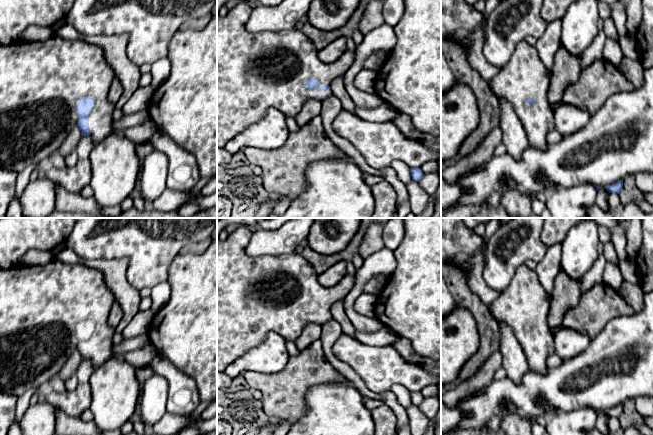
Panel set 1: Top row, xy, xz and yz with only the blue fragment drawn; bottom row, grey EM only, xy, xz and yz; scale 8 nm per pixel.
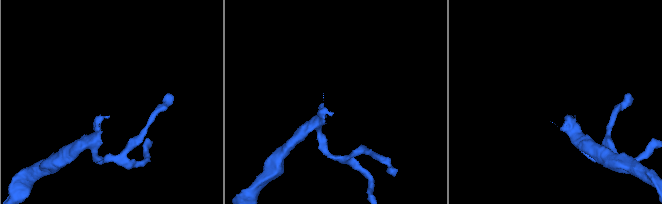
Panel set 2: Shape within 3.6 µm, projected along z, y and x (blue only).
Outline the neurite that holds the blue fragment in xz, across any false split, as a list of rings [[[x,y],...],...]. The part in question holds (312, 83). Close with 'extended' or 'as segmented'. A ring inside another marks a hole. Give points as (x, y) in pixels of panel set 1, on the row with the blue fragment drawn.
[[[240,2],[224,17],[217,15],[217,148],[259,121],[270,108],[294,117],[309,99],[323,101],[332,95],[331,83],[343,76],[355,61],[355,51],[347,50],[333,63],[323,63],[311,40],[301,30],[251,32],[246,24],[253,6]]]; extended

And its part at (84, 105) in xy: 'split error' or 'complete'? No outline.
split error

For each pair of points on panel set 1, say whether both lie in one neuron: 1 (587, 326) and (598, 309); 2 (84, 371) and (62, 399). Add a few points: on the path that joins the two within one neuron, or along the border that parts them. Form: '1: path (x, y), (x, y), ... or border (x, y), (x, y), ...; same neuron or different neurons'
1: path (587, 322), (594, 313); same neuron
2: path (84, 380), (84, 386), (71, 399); same neuron

